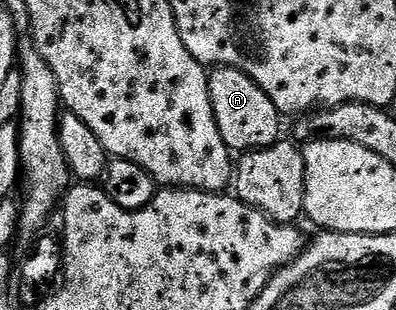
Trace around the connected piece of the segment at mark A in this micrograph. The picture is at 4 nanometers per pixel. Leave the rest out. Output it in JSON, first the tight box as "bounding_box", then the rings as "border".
{"bounding_box":[207,66,281,153],"border":[[[215,66],[210,69],[207,85],[217,130],[221,130],[221,138],[232,153],[255,152],[258,148],[268,148],[279,143],[281,114],[277,106],[273,106],[269,94],[265,94],[265,90],[261,90],[261,86],[257,86],[249,74],[236,68]]]}

